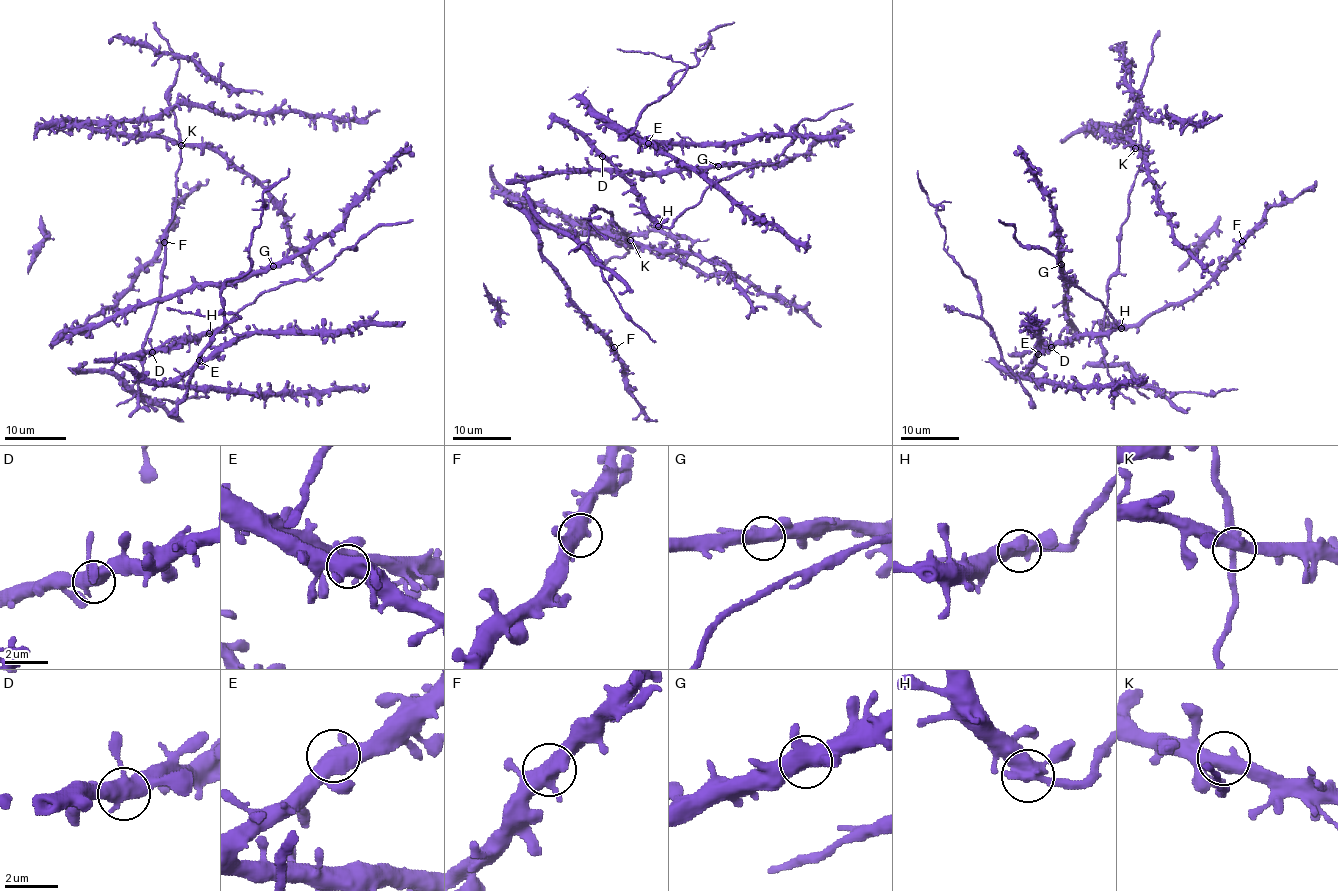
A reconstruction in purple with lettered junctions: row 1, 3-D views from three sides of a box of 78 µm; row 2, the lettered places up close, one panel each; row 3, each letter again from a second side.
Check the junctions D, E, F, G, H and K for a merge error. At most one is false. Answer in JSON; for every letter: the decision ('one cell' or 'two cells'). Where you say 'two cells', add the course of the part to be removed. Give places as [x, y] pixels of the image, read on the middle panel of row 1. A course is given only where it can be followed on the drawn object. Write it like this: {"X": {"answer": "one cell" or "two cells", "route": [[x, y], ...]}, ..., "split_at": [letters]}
{"D": {"answer": "one cell"}, "E": {"answer": "one cell"}, "F": {"answer": "one cell"}, "G": {"answer": "one cell"}, "H": {"answer": "two cells", "route": [[658, 225], [670, 227], [711, 186], [727, 177], [774, 164], [804, 119], [818, 119], [852, 103]]}, "K": {"answer": "one cell"}, "split_at": ["H"]}

